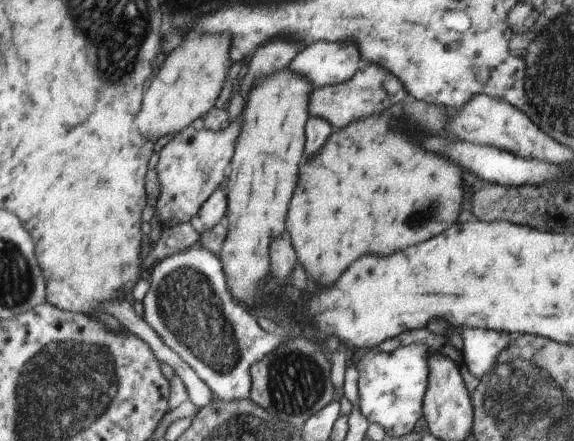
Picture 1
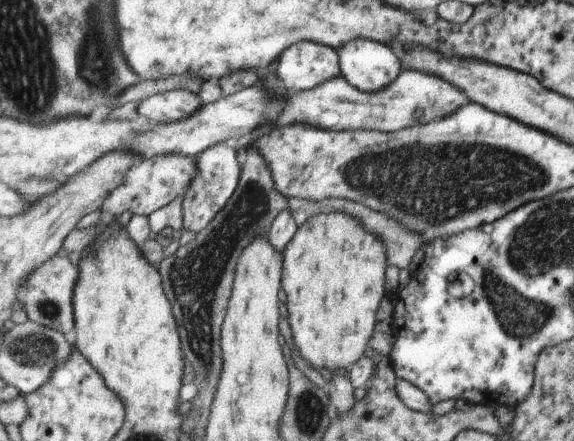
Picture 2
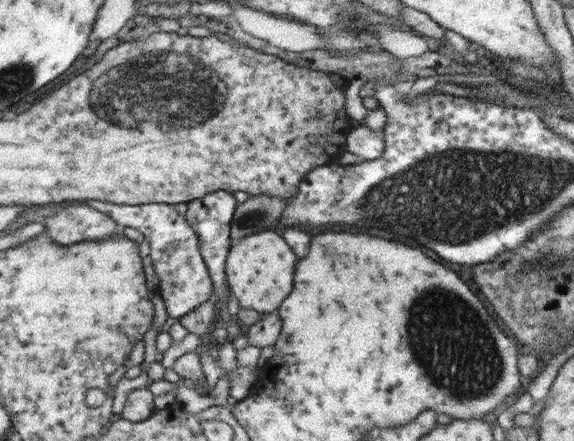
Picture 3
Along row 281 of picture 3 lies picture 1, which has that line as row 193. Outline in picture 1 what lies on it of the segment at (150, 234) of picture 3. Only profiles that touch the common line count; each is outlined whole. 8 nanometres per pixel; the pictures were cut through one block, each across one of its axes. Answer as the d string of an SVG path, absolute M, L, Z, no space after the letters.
M242 115L229 122L222 132L212 132L208 128L183 128L176 133L174 140L164 145L155 167L160 183L155 215L159 216L163 228L190 223L190 219L198 214L206 199L222 184L230 169L240 128Z

